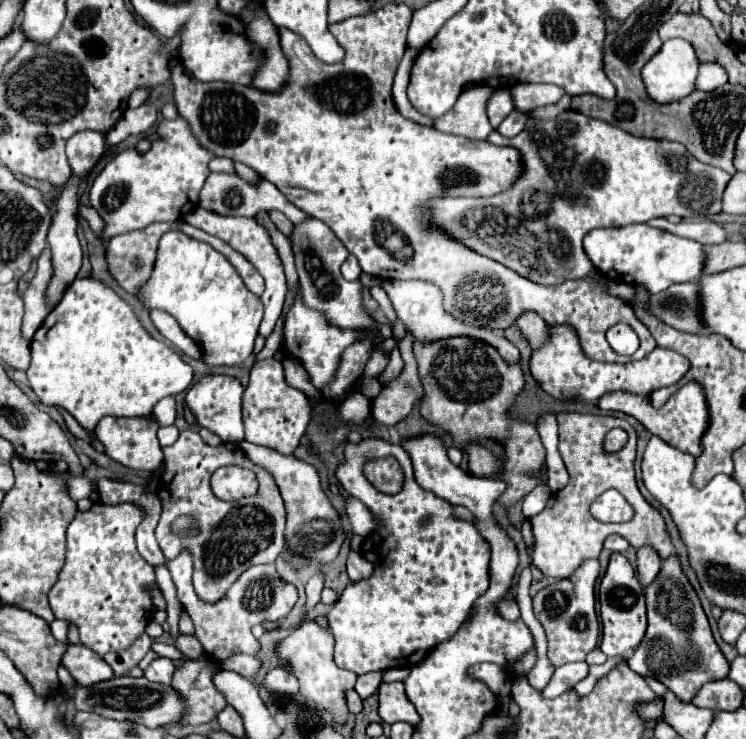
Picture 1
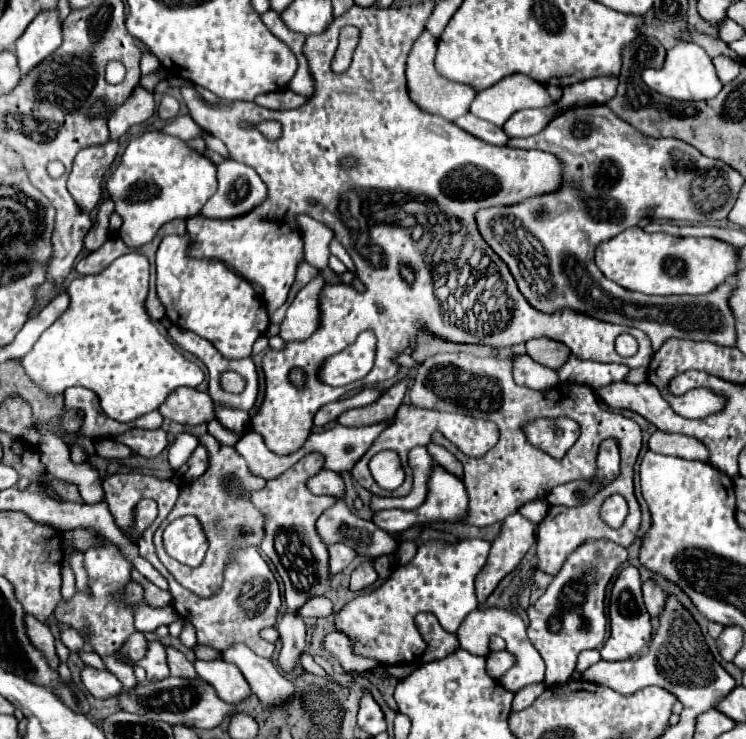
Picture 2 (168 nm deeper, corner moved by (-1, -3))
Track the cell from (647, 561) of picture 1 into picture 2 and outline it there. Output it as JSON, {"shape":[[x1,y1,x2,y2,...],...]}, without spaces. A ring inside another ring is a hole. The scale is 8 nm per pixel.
{"shape":[[654,580,644,582,642,590,644,590,644,604,646,604,646,610,648,610,648,614,656,620,656,618,660,616,662,608,664,608,664,604,666,604,666,594,662,592,662,588,660,588]]}

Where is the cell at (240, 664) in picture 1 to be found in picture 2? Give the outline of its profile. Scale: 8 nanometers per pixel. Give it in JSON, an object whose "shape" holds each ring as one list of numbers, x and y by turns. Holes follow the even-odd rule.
{"shape":[[232,644,226,652,222,652,222,658,240,668,252,692,264,706,284,704,292,696,294,684,280,674,272,658,262,658,244,644]]}

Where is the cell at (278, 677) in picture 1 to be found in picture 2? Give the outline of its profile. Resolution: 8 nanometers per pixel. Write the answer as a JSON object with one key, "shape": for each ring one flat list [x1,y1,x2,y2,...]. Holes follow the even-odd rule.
{"shape":[[306,454,300,462,296,462,288,472,278,476,276,480,266,482,266,486,258,492,254,492,250,498,254,506,264,514,266,524,266,538,262,540,262,552,272,560,276,566,276,572,280,574,284,582,284,600,286,600,286,614,278,624,280,640,282,640,282,652,280,652,280,666,286,672,292,672,298,664,298,654,304,650,306,642,306,624,296,614,300,606,304,606,314,596,324,596,332,588,332,574,328,570,328,546,322,542,322,538,316,532,316,520,318,516,334,504,328,496,316,496,306,488,306,482,316,476,320,470,324,470,324,456,322,454]]}

